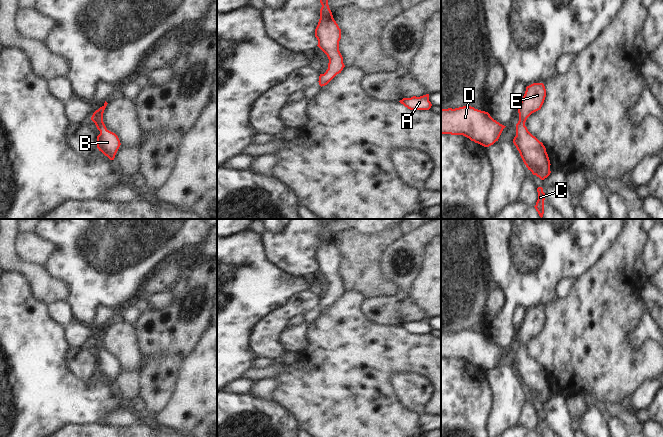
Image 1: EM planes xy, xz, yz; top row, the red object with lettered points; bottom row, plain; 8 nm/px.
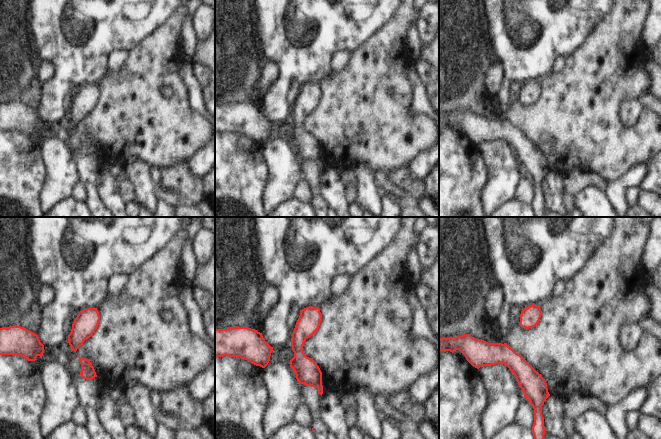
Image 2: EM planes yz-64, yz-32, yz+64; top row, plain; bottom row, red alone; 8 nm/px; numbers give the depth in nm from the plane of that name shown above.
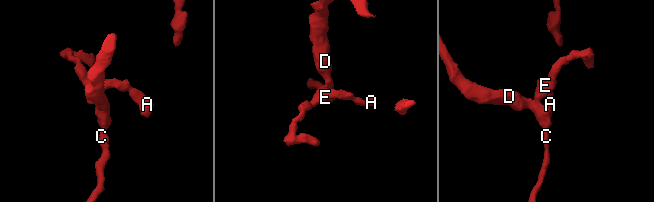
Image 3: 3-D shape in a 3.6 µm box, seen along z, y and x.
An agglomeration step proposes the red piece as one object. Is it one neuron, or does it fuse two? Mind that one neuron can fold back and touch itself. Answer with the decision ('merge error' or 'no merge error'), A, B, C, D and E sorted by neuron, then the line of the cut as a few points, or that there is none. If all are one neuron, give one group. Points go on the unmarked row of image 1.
no merge error | A B C D E | no cut

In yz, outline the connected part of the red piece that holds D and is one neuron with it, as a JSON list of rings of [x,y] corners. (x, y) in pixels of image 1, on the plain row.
[[[471,330],[441,332],[441,358],[463,359],[484,371],[498,365],[505,351],[488,336]]]

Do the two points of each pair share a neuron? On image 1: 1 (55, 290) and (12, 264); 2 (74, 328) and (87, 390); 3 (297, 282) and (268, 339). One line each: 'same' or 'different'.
1: same
2: different
3: different

